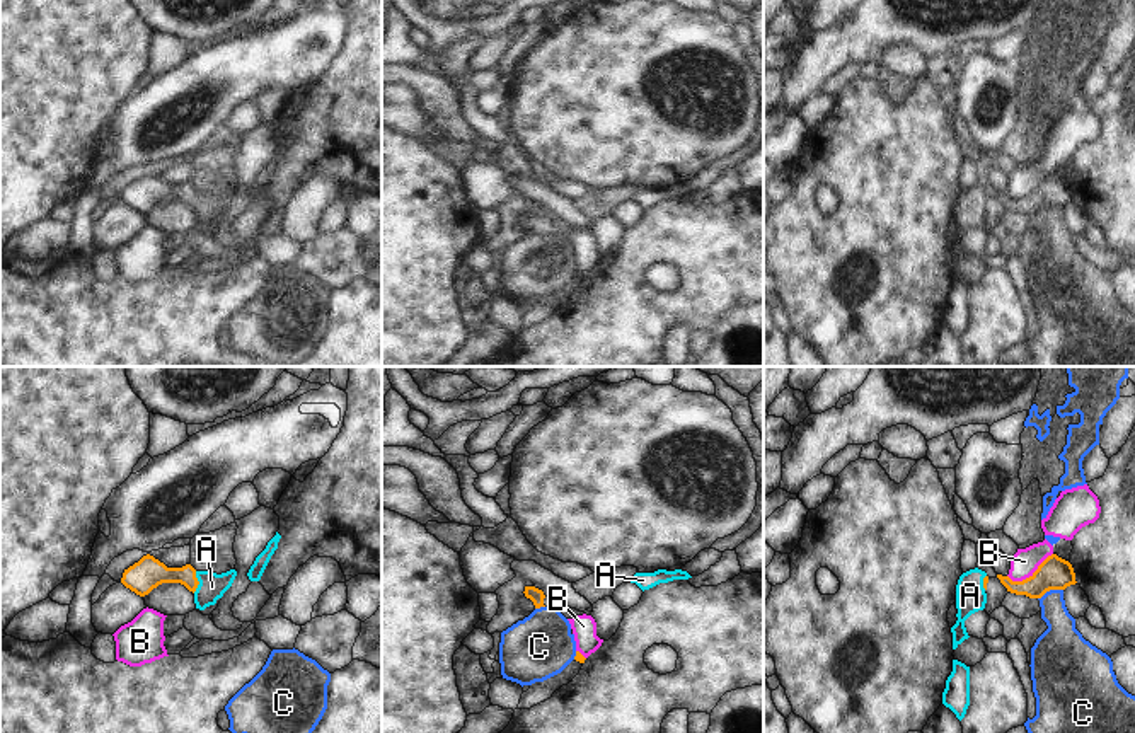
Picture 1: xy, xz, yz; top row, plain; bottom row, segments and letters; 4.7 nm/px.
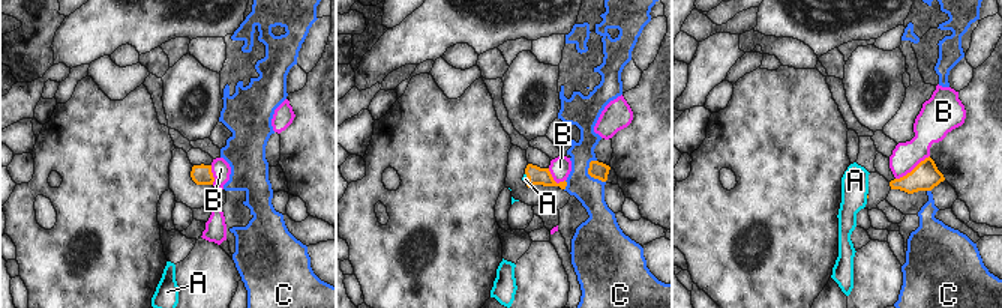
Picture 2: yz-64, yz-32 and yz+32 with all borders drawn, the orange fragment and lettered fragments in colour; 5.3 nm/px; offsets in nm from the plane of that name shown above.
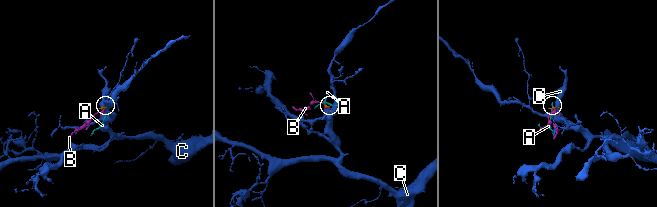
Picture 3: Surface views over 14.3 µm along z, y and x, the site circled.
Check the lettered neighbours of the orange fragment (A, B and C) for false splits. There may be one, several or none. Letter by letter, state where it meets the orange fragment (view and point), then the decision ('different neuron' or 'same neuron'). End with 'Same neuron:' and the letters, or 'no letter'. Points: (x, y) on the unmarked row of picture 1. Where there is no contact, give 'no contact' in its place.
A: xy (198, 200) | same neuron
B: yz (1030, 195) | different neuron
C: yz (1050, 207) | different neuron
Same neuron: A

